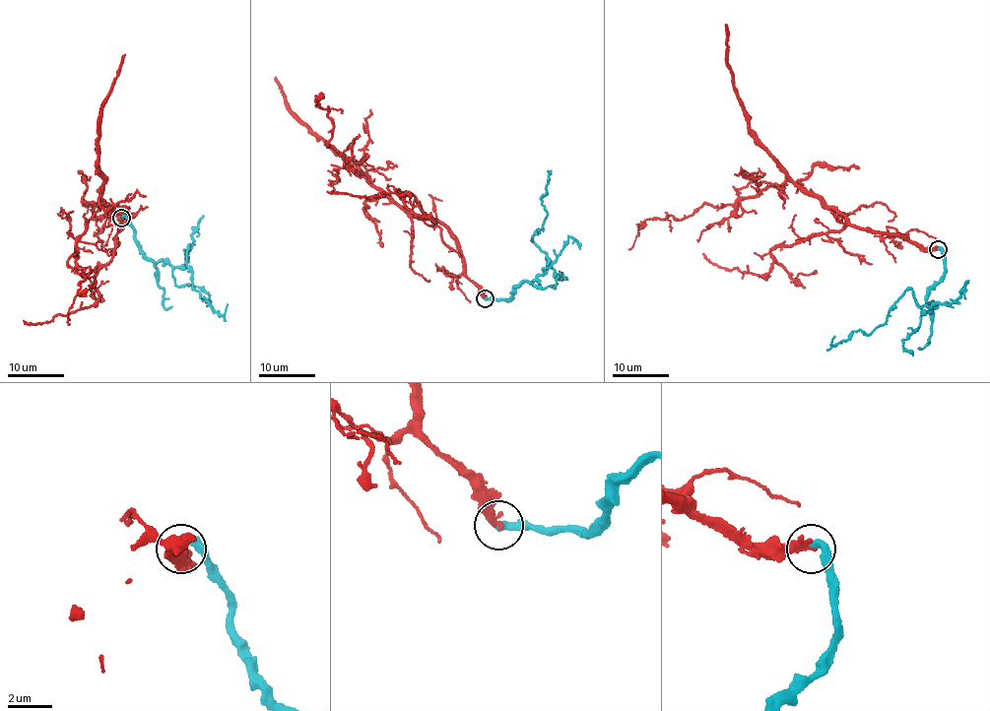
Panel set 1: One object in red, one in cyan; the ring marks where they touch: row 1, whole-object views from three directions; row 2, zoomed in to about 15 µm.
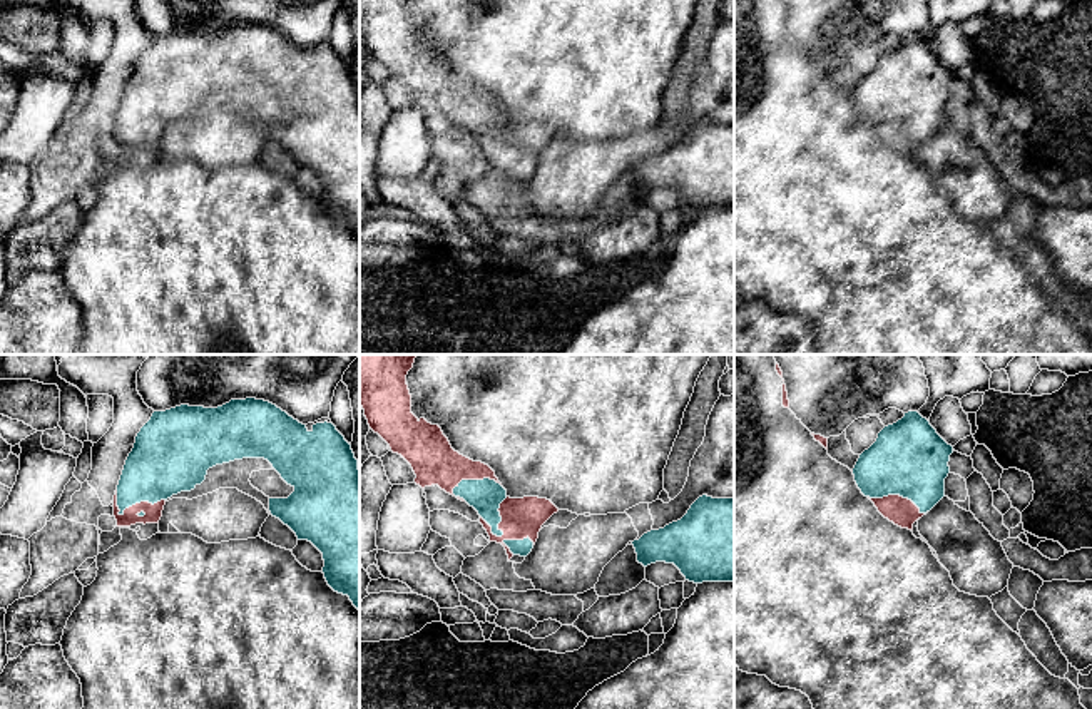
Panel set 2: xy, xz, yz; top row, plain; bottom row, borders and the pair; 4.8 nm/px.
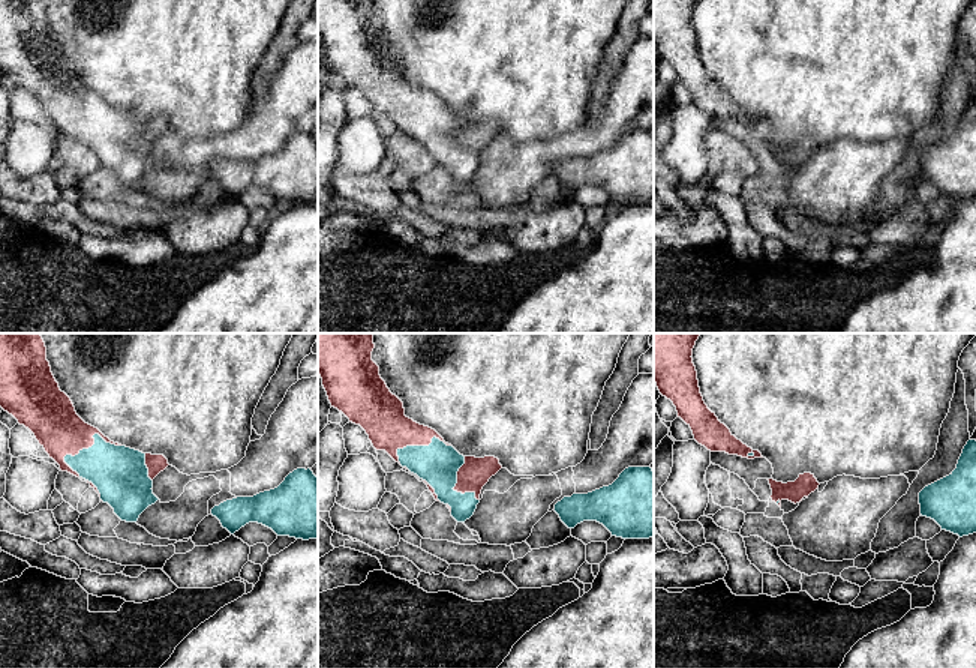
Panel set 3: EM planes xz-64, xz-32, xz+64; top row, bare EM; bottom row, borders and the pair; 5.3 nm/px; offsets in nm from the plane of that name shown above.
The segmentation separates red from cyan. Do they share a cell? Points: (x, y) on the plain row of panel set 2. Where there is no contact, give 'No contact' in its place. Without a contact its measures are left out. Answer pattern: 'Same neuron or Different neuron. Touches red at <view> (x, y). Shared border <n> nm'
Same neuron. Touches red at xy (132, 131). Shared border 240 nm

